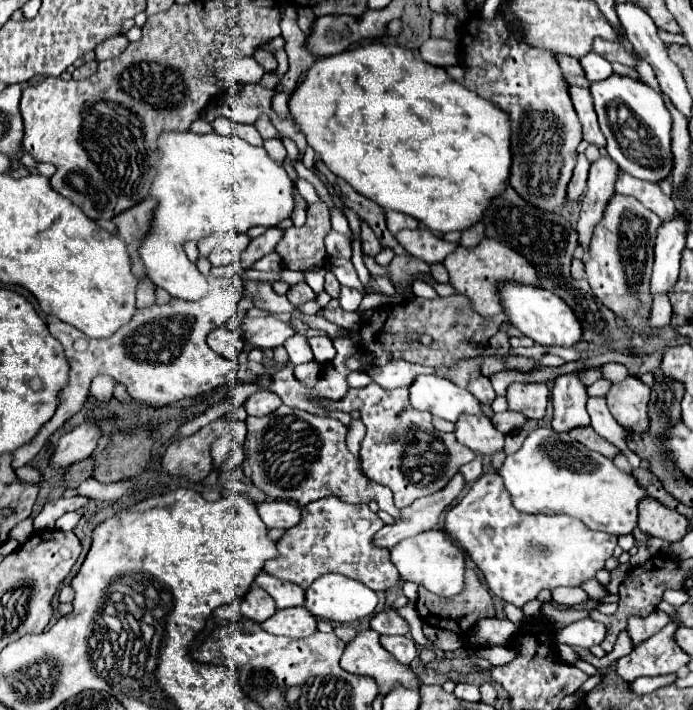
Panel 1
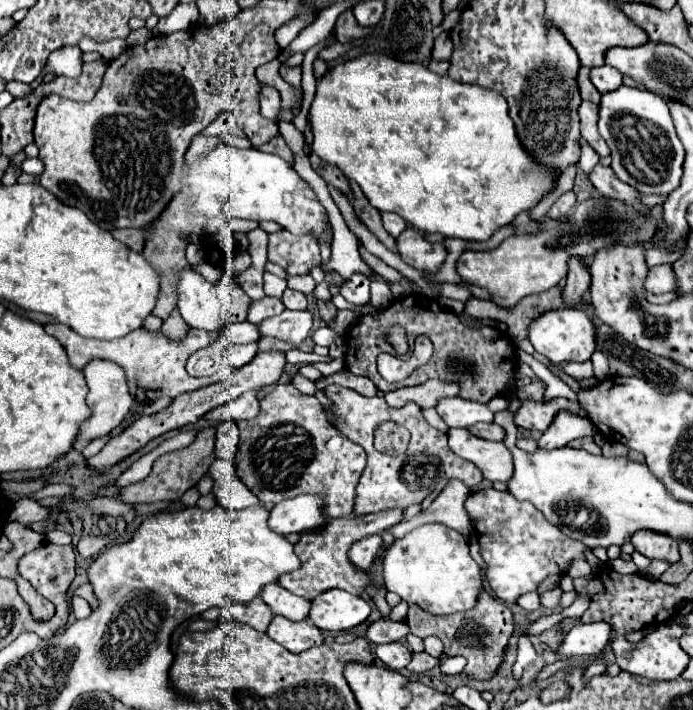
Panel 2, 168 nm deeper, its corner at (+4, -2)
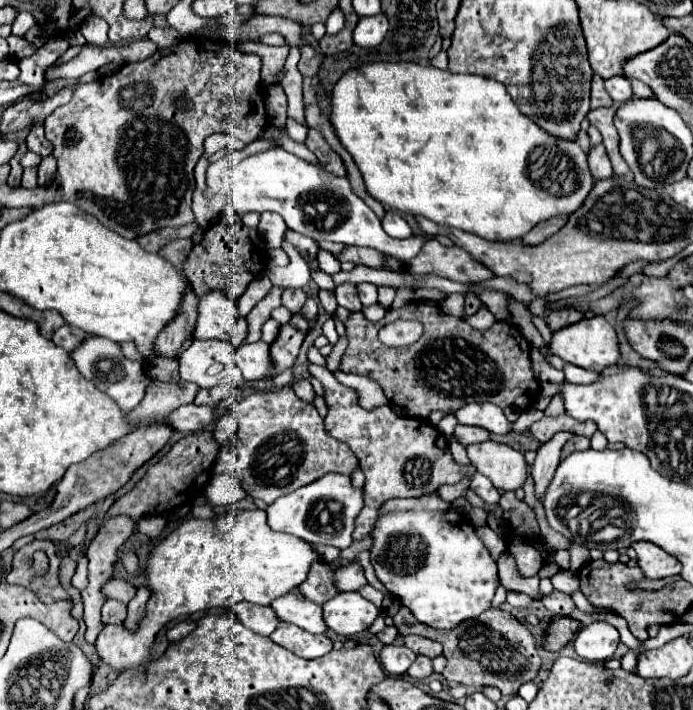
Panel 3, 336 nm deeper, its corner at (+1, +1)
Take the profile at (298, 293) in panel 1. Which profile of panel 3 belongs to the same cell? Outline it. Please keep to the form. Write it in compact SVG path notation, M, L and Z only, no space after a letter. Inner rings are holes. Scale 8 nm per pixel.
M285 289L283 291L283 305L291 313L299 313L299 309L305 305L305 301L307 301L307 293L303 289Z

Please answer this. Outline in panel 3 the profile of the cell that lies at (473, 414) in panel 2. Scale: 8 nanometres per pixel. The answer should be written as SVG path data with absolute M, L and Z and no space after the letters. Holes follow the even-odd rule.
M467 403L461 409L453 411L461 425L479 425L495 435L511 431L511 423L505 419L503 411L493 403Z

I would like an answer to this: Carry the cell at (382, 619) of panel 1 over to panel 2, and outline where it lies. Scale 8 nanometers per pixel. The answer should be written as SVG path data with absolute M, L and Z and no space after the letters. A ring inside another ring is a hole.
M380 618L368 626L366 638L374 644L382 644L382 642L404 640L406 634L408 634L408 626L404 622L388 622Z

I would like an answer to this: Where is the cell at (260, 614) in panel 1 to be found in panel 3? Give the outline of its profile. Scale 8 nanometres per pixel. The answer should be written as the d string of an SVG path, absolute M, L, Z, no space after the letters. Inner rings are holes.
M241 601L233 607L233 611L237 613L239 621L247 629L251 629L259 635L265 635L265 637L271 635L273 629L277 629L277 625L279 625L279 619L269 605L255 605L249 601Z

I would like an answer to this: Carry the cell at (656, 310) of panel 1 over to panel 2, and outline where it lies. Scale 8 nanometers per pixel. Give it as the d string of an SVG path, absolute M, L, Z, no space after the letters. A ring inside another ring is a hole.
M662 264L662 266L654 266L648 270L646 276L646 286L648 292L660 294L660 292L676 292L676 276L674 276L674 268L672 264Z

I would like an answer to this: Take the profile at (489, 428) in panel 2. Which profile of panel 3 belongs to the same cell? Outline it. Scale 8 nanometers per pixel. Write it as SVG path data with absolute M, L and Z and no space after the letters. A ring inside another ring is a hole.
M457 425L455 427L455 439L461 445L471 445L471 443L483 443L491 437L491 433L483 427L467 427L467 425Z

